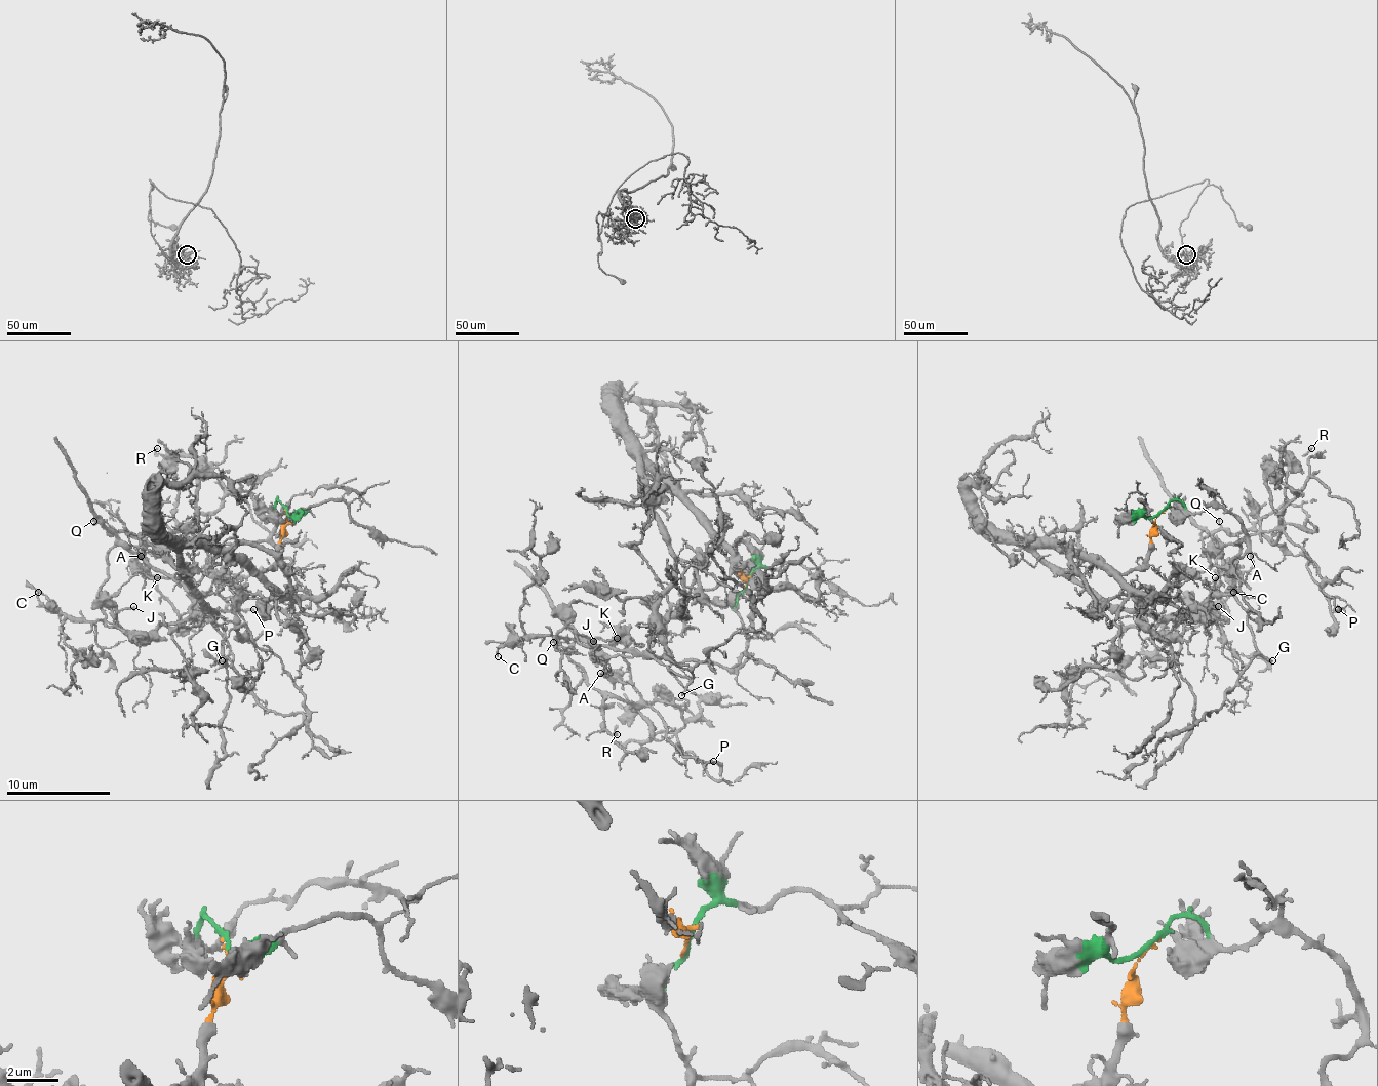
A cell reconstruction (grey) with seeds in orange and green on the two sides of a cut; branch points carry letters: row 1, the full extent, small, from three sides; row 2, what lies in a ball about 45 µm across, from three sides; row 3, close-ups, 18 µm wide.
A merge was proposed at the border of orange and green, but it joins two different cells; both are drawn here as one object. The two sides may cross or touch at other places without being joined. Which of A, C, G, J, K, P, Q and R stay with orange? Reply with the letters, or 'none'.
none

